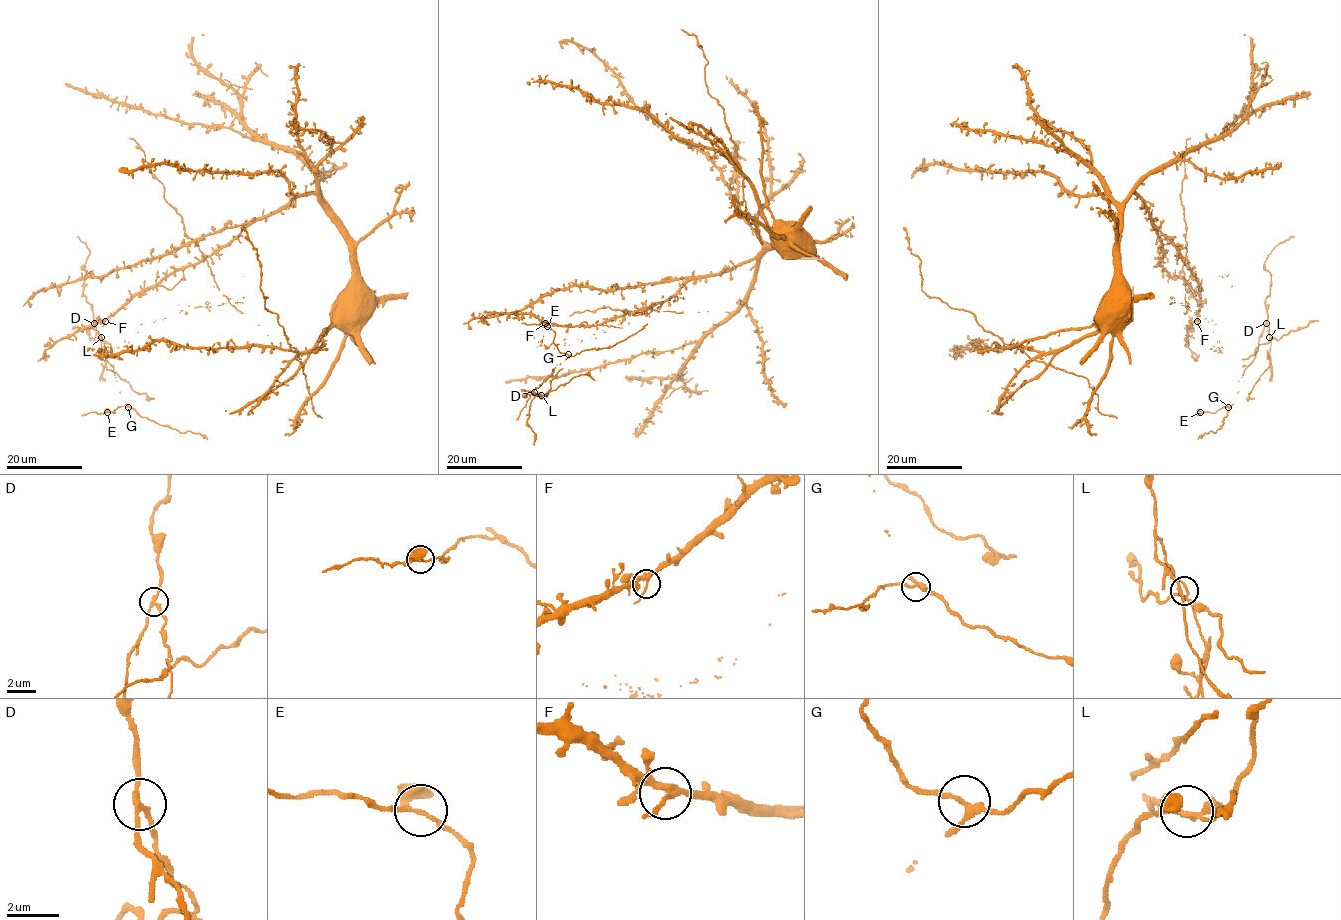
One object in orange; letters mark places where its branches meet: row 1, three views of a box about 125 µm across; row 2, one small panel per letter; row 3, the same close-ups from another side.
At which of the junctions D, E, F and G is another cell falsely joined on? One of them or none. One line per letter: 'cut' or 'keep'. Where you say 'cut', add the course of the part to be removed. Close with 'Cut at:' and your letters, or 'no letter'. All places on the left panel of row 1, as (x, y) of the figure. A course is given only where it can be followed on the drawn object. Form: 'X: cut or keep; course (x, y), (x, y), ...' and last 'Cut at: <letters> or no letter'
D: cut; course (93, 323), (106, 350), (106, 368), (125, 379), (134, 391), (154, 399)
E: keep
F: keep
G: keep
Cut at: D

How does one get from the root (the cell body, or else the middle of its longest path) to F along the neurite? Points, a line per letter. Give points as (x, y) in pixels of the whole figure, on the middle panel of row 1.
F: (790, 232), (786, 247), (769, 248), (723, 272), (693, 277), (651, 306), (595, 325), (545, 323)

